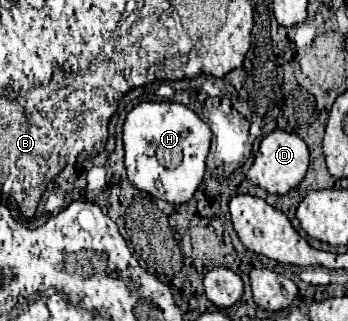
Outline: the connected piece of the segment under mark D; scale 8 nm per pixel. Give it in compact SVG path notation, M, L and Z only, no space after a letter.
M275 130L261 140L259 152L255 154L253 166L247 172L247 180L269 194L287 194L293 190L305 176L309 166L309 150L307 144L297 134L287 134L283 130Z

